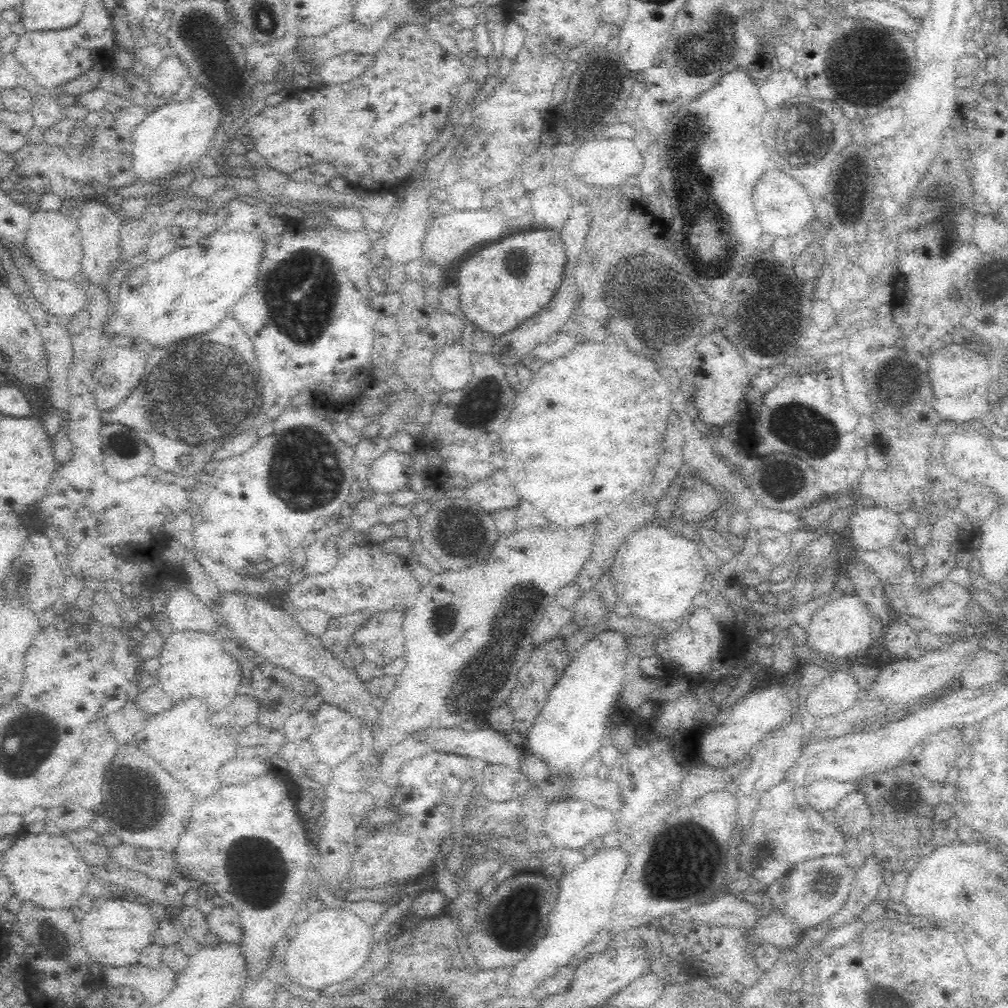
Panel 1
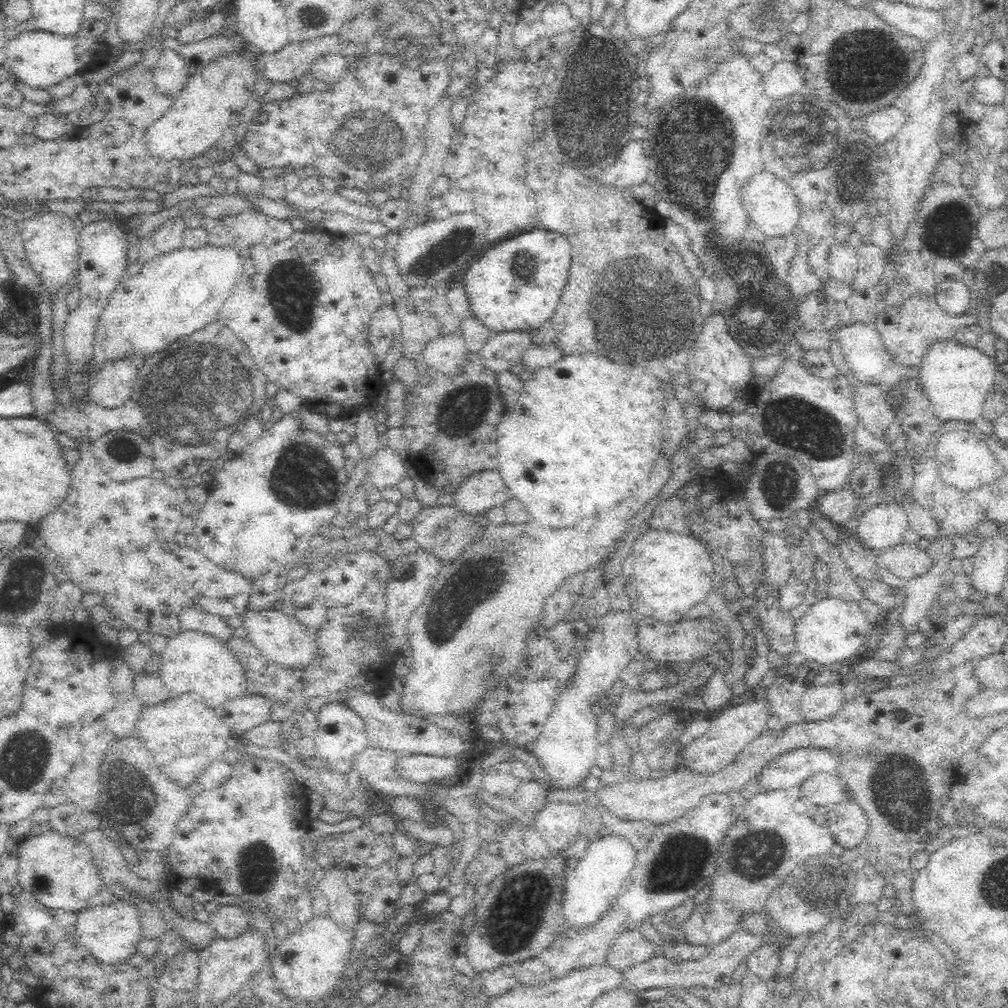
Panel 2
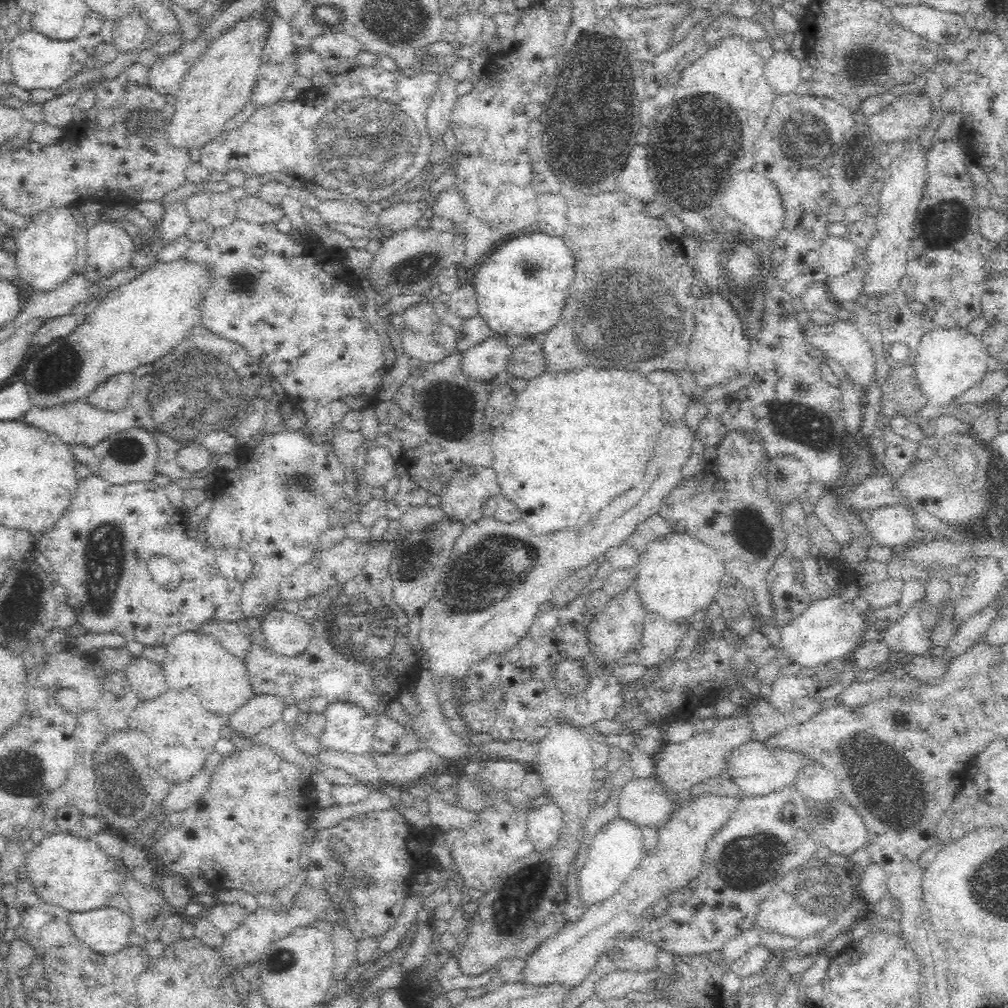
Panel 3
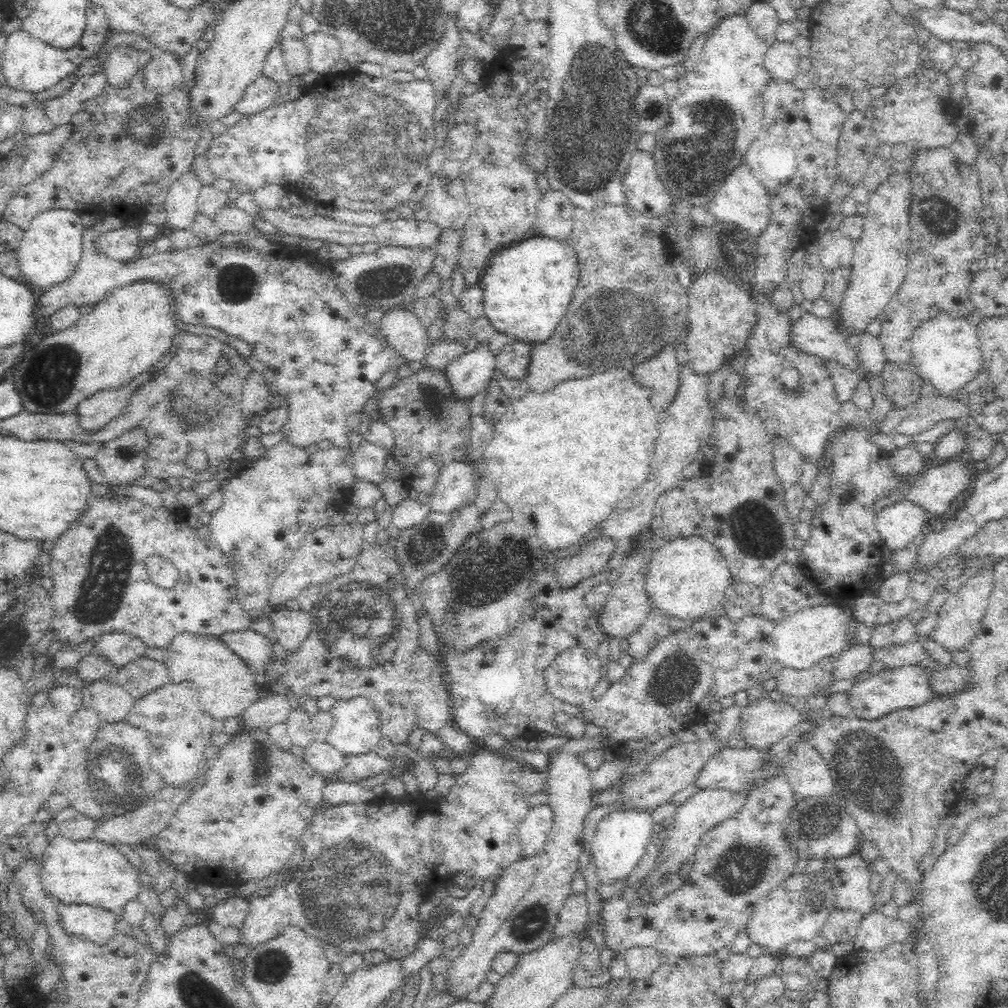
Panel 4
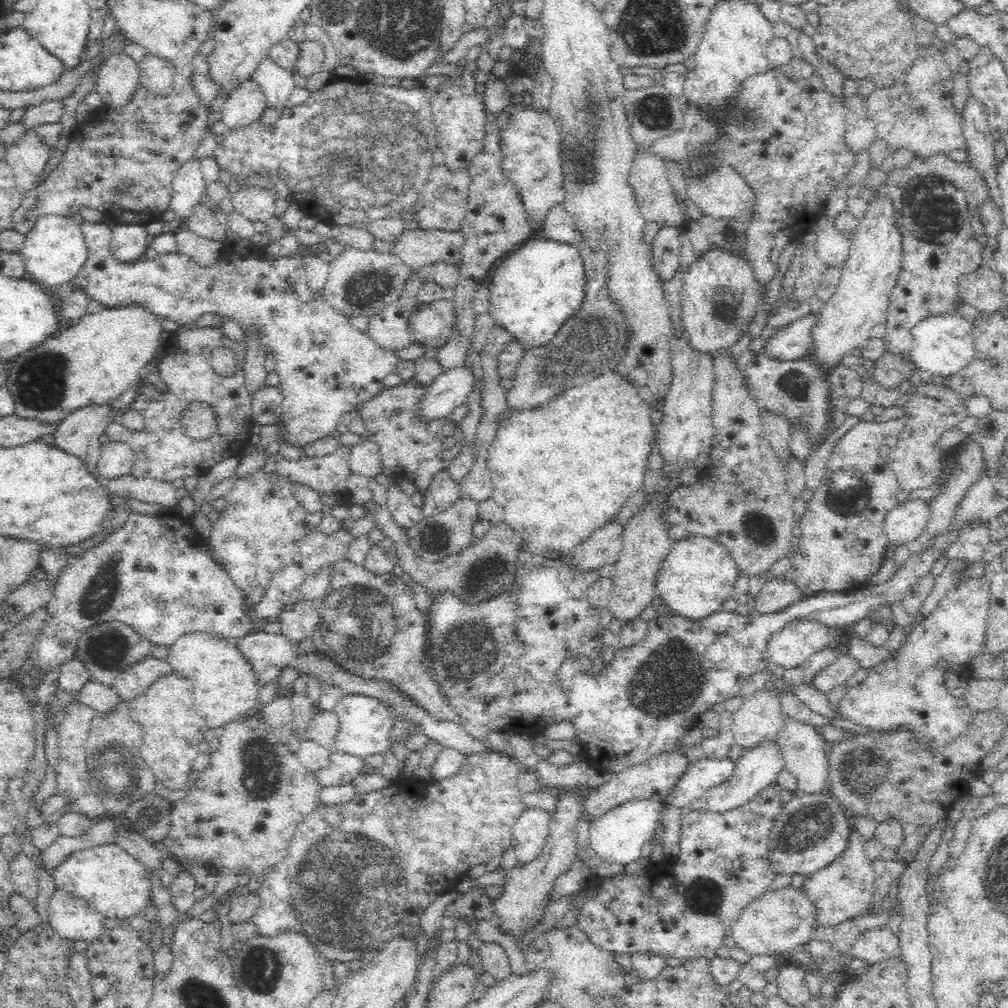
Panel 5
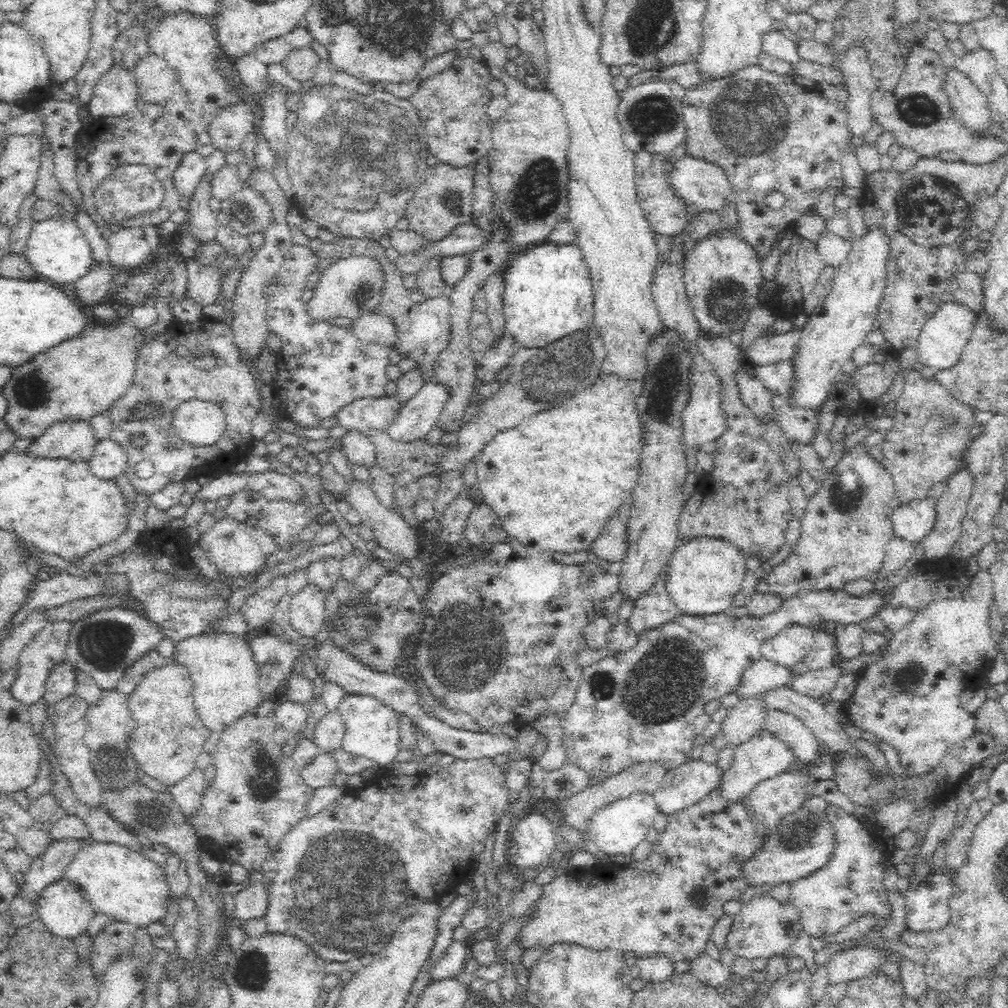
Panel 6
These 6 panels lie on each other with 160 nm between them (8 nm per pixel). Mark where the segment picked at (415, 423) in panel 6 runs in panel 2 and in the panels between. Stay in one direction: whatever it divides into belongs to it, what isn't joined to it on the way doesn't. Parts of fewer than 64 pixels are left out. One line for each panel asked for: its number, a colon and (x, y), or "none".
2: (505, 349)
3: (484, 361)
4: (470, 374)
5: (452, 388)

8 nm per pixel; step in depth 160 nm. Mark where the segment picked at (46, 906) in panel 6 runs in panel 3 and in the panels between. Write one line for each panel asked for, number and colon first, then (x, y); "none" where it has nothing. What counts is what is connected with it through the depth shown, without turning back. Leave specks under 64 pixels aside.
3: (106, 930)
4: (98, 925)
5: (74, 919)

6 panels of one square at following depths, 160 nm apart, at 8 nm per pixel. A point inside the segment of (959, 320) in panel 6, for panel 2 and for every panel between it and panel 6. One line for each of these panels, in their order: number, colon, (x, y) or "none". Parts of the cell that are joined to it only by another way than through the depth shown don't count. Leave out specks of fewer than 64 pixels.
2: (955, 378)
3: (948, 363)
4: (946, 351)
5: (942, 345)

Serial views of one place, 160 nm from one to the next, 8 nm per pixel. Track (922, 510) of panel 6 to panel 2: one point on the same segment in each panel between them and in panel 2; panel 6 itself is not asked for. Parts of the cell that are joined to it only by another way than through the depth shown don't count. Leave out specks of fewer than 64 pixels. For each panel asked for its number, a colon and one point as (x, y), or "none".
2: (882, 525)
3: (893, 526)
4: (901, 523)
5: (907, 520)

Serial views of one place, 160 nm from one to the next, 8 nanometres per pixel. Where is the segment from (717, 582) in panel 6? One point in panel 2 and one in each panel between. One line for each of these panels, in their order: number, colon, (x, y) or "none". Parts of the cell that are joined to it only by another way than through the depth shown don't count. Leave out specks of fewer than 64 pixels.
2: (666, 574)
3: (677, 575)
4: (686, 578)
5: (697, 575)

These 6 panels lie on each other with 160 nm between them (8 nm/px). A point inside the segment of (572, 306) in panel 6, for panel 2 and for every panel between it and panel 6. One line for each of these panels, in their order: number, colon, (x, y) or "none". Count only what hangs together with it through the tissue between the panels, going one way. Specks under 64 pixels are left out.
2: (516, 285)
3: (521, 287)
4: (527, 286)
5: (534, 289)

